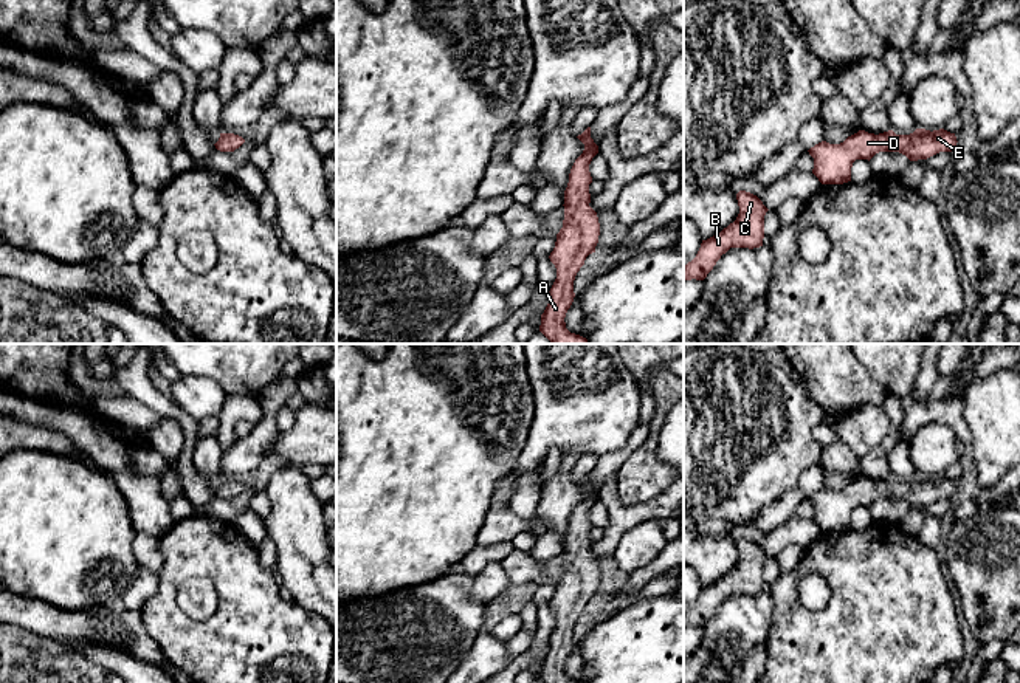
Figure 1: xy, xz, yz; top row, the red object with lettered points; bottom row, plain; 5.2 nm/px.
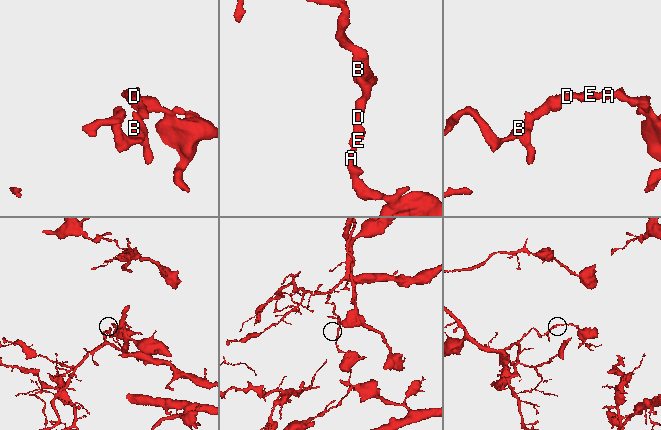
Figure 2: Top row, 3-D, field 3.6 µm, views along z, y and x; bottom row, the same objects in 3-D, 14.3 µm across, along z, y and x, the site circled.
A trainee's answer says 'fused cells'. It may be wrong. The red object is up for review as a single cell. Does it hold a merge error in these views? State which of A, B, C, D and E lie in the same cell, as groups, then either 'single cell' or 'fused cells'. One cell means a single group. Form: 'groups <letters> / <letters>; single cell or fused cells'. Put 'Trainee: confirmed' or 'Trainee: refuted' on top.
Trainee: refuted
groups A B C D E; single cell

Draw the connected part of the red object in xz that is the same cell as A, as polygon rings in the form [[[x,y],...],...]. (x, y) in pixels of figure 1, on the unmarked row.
[[[591,474],[577,485],[584,491],[584,497],[570,516],[564,537],[563,575],[557,581],[555,595],[549,602],[557,615],[557,626],[549,638],[549,650],[541,661],[539,678],[544,683],[580,683],[566,675],[564,664],[575,644],[575,623],[586,604],[595,599],[600,582],[597,559],[589,553],[589,531],[592,530],[589,511],[598,500],[598,493],[591,485]]]

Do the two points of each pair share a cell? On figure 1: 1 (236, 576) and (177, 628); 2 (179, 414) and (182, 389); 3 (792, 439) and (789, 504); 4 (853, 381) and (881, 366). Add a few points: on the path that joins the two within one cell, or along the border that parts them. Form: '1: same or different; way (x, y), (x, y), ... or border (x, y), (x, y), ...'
1: same; way (236, 598), (236, 603), (211, 628), (199, 628)
2: different; border (169, 398), (197, 420)
3: different; border (796, 487), (780, 494), (760, 513)
4: different; border (856, 360), (889, 394)

